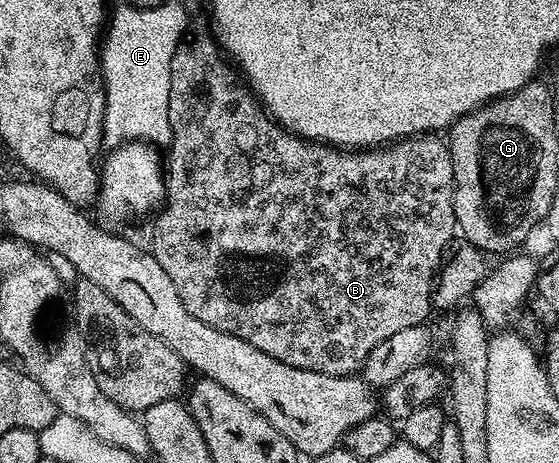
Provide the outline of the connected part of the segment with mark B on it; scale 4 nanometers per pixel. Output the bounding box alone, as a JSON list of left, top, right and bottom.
[153,34,456,375]

